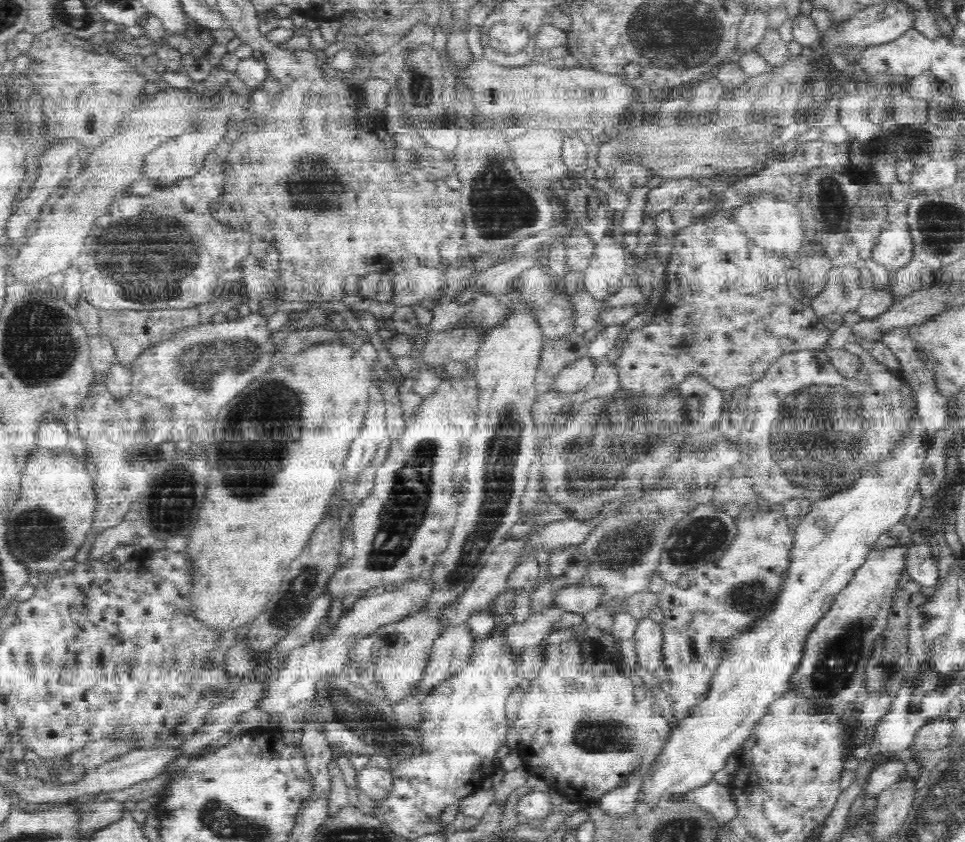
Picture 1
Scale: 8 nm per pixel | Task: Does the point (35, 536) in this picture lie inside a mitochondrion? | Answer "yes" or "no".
yes

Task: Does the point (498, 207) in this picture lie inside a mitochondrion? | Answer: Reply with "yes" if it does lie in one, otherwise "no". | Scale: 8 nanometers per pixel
yes

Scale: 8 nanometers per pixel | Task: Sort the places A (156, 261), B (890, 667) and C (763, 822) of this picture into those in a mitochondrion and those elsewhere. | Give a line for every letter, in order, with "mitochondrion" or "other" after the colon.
A: mitochondrion
B: mitochondrion
C: other

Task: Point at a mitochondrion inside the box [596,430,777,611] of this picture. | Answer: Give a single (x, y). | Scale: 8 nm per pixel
(700, 536)

